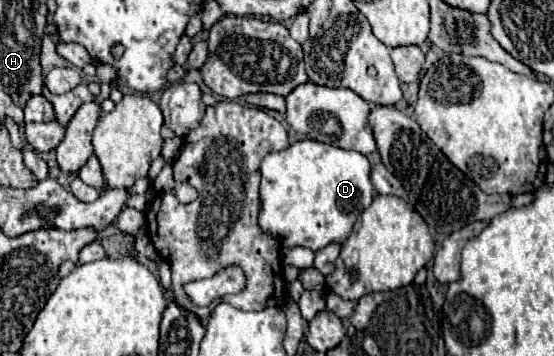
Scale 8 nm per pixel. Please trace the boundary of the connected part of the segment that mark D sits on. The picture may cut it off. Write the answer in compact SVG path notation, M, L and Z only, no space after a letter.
M309 138L287 150L269 152L261 162L259 228L275 236L283 248L303 246L317 252L331 242L343 244L355 220L373 200L369 170L369 160L361 152Z

